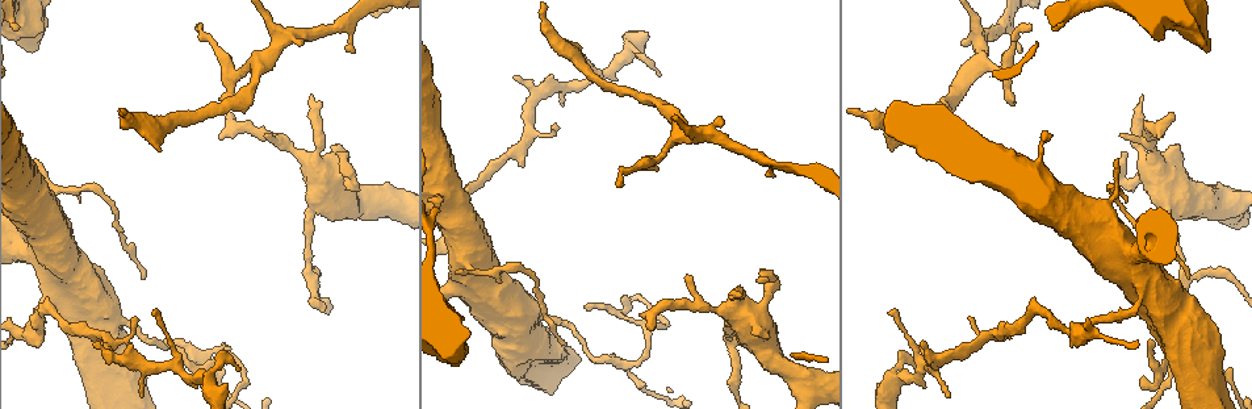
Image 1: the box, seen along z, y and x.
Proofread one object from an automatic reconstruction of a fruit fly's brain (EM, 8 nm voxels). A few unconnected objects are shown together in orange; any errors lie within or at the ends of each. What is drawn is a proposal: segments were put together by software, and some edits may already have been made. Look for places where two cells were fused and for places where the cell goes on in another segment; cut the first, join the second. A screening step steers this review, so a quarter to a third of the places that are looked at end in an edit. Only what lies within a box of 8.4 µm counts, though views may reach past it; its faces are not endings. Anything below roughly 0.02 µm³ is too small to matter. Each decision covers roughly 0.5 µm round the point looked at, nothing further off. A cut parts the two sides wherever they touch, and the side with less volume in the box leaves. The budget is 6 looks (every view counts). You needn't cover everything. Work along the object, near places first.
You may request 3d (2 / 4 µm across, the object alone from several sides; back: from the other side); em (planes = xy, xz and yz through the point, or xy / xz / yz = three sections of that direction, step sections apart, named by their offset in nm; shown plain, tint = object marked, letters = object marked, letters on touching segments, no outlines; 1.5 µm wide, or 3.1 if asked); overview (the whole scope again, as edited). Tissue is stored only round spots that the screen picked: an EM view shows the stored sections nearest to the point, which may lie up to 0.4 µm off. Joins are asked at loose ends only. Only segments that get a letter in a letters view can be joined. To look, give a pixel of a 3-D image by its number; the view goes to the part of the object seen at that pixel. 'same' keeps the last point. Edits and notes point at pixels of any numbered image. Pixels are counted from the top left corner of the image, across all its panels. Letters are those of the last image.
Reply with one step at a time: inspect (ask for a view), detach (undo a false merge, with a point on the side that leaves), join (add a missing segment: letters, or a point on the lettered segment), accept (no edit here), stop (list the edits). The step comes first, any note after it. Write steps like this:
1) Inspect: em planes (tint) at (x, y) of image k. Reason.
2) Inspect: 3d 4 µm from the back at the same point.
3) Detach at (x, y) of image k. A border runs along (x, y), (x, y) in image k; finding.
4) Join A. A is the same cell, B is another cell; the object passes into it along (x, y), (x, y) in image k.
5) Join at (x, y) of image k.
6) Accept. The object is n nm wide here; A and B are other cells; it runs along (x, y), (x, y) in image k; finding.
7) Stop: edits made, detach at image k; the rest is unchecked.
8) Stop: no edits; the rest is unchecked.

Inspect: em xz step 8 (tint) at (647, 323) of image 1.

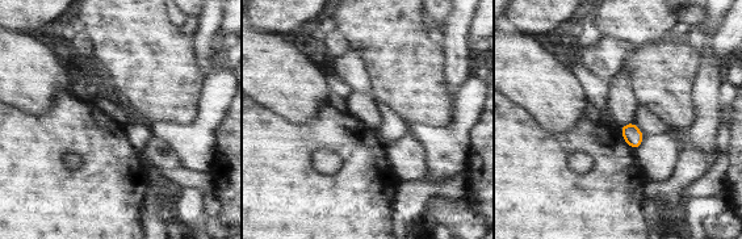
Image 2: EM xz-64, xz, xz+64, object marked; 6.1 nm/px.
Inspect: em planes (letters) at the same point. Another direction.

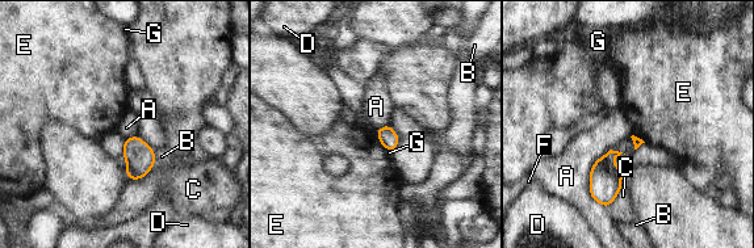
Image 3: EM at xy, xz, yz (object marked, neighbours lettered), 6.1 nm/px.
Accept. A, B, C, D, E, F and G are other cells; none of them fits.

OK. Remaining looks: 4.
Inspect: 3d 4 µm at (198, 24) of image 1. Thin end.

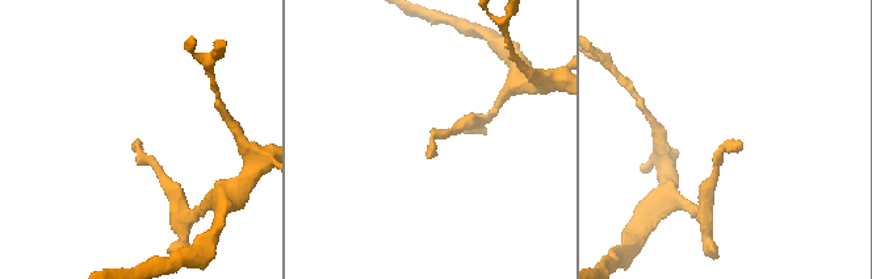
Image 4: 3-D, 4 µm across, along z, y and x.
Inspect: em planes (letters) at (136, 142) of image 4.

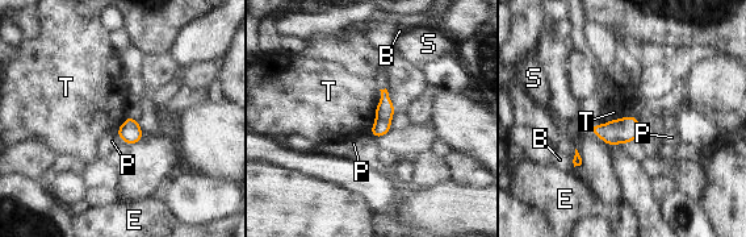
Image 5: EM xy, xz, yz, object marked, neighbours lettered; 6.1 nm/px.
Accept. The longest contact is with T, 280 nm; B, E, P, S and T are other cells; a border runs along (380, 90), (376, 123), (369, 133) in image 5; none of them fits.

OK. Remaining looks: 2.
Stop: no edits; the rest is unchecked.

